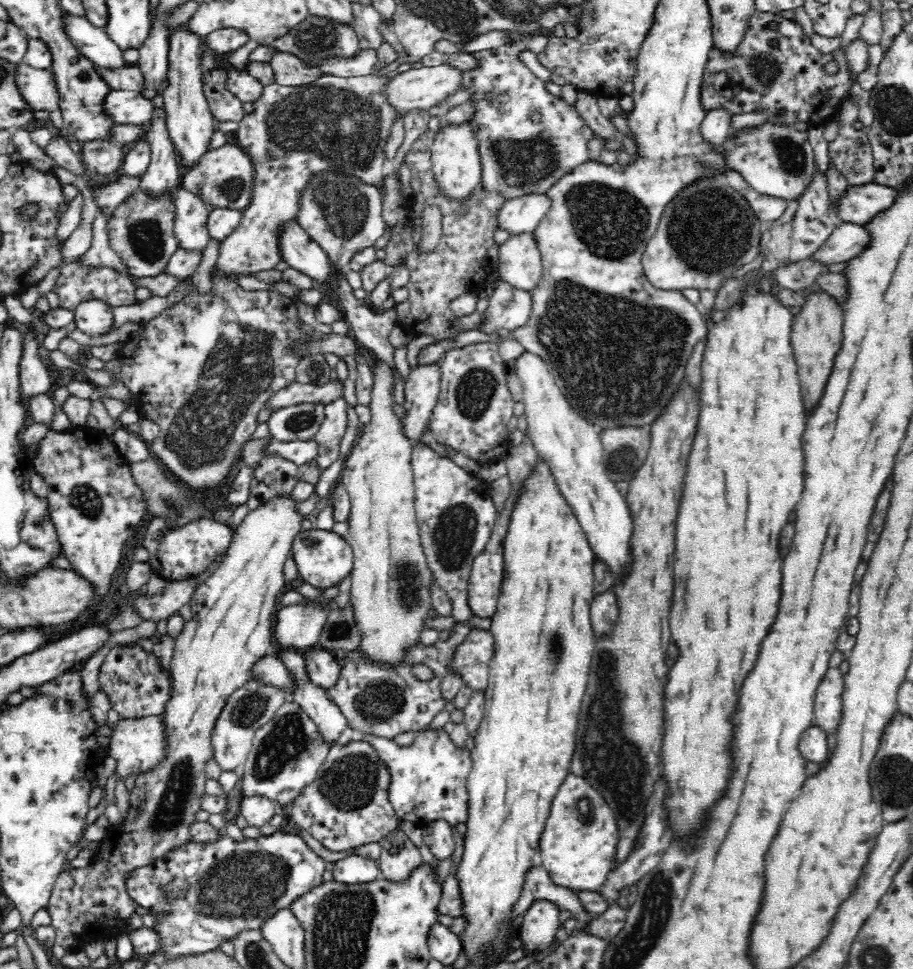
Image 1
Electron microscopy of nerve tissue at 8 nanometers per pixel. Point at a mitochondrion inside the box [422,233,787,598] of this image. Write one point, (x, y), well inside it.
(582, 330)

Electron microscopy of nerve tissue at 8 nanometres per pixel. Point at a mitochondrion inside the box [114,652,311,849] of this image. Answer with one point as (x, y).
(169, 814)

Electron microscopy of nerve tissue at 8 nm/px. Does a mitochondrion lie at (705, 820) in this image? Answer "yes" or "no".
no

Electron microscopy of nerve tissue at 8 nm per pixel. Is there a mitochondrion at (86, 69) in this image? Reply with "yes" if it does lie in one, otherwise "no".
no

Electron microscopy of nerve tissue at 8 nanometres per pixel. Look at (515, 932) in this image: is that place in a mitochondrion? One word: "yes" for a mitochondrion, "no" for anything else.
no

